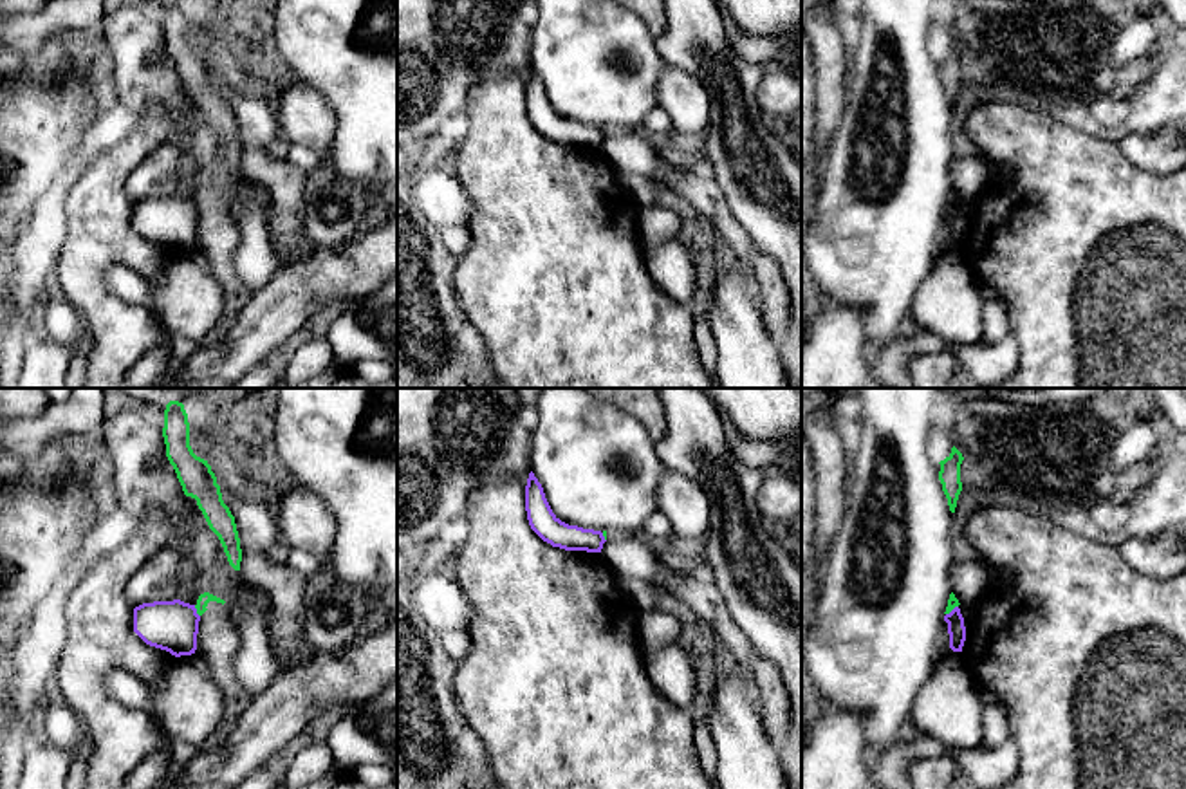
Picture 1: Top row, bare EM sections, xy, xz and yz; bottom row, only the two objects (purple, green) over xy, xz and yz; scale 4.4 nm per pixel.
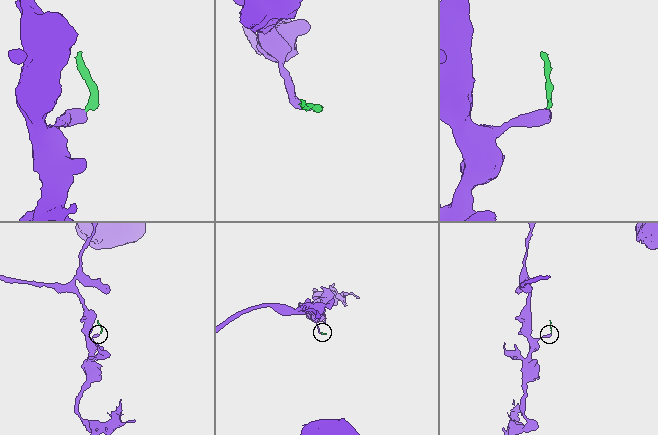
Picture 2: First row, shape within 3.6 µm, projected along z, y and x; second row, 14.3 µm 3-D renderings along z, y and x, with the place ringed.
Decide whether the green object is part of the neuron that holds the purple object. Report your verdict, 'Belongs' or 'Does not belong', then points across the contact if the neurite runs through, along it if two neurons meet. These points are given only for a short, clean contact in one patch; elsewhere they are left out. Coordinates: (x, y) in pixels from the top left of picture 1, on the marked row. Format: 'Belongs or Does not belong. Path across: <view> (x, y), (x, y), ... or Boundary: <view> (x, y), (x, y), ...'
Does not belong. Boundary: xy (194, 605), (199, 616)

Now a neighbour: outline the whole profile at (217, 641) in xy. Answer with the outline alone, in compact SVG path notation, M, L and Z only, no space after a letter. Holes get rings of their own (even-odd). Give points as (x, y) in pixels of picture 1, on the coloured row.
M209 592L199 596L195 608L200 621L195 654L204 659L213 681L224 695L224 717L202 744L204 751L213 751L220 744L227 720L238 719L253 701L238 682L235 672L235 657L240 648L235 617L224 612L208 610L206 607L209 601L226 603Z

